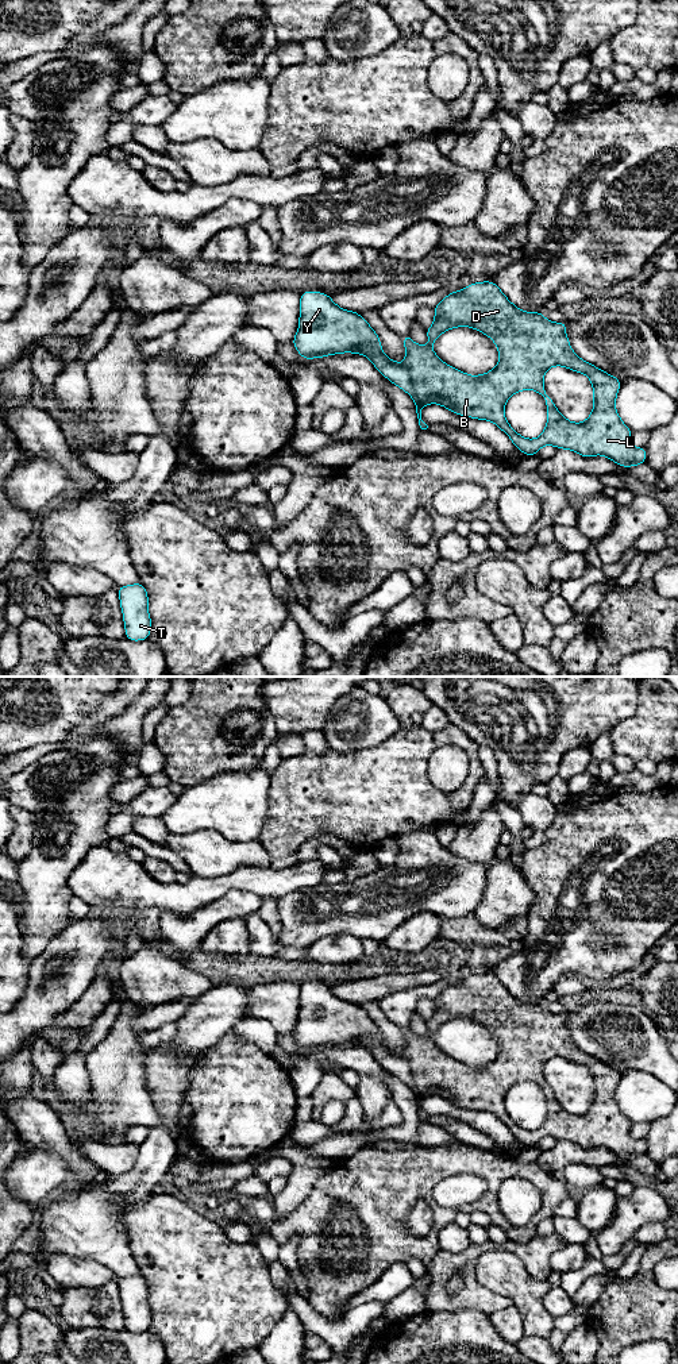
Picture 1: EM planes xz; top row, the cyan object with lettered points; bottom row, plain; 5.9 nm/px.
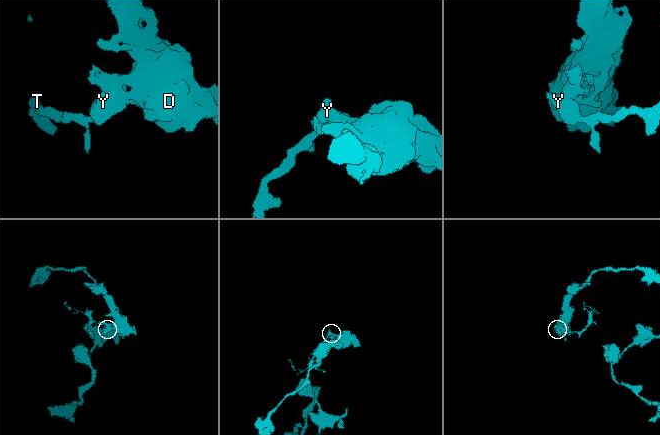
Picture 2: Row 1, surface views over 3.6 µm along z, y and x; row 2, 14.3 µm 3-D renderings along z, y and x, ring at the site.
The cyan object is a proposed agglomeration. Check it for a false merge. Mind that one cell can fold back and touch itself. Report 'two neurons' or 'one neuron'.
two neurons

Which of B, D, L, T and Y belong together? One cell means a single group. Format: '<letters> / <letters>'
B D L / T Y

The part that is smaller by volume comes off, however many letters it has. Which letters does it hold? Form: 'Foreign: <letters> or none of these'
Foreign: T, Y

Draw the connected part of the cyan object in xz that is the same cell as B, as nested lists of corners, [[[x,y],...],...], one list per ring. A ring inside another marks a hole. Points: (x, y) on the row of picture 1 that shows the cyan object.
[[[492,281],[451,292],[434,307],[434,312],[435,320],[425,330],[429,343],[419,346],[409,335],[401,336],[405,362],[388,358],[409,371],[421,405],[439,404],[465,417],[489,420],[527,456],[551,444],[585,458],[604,455],[621,467],[646,462],[646,448],[631,444],[633,432],[615,406],[623,381],[573,351],[566,321],[552,323],[542,312],[519,309]],[[455,327],[471,327],[496,343],[500,359],[493,370],[469,375],[446,365],[434,352],[436,339]],[[552,366],[563,366],[590,378],[594,404],[585,421],[569,421],[544,390],[543,377]],[[525,389],[542,394],[547,405],[547,425],[536,439],[519,435],[504,415],[509,397]]]

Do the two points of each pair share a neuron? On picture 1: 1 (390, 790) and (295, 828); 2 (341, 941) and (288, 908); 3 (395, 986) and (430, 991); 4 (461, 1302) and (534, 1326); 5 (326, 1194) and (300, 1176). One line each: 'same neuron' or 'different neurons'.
1: same neuron
2: different neurons
3: different neurons
4: different neurons
5: different neurons

